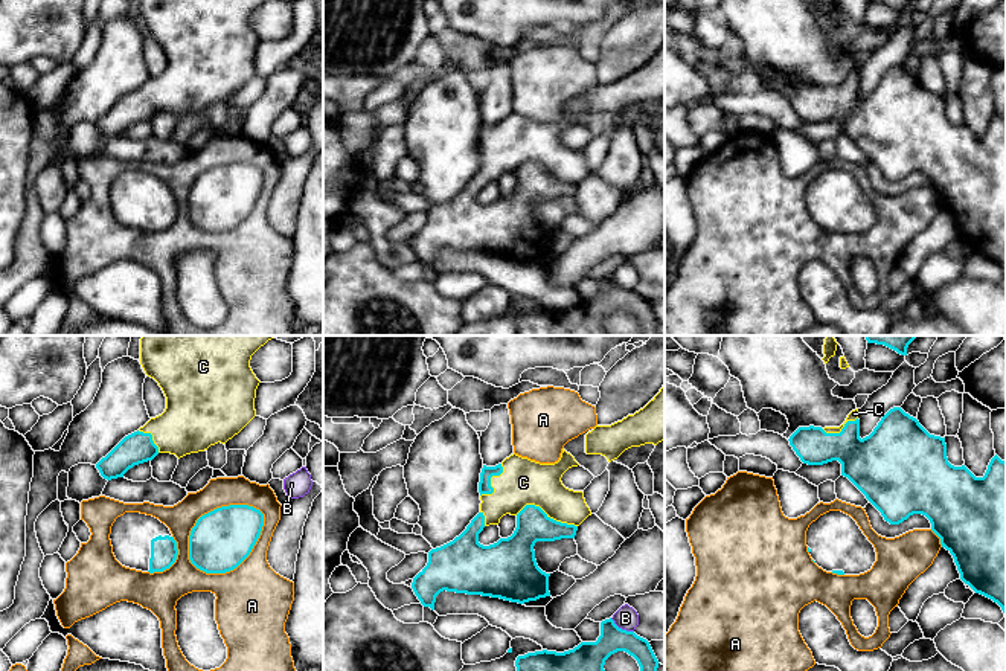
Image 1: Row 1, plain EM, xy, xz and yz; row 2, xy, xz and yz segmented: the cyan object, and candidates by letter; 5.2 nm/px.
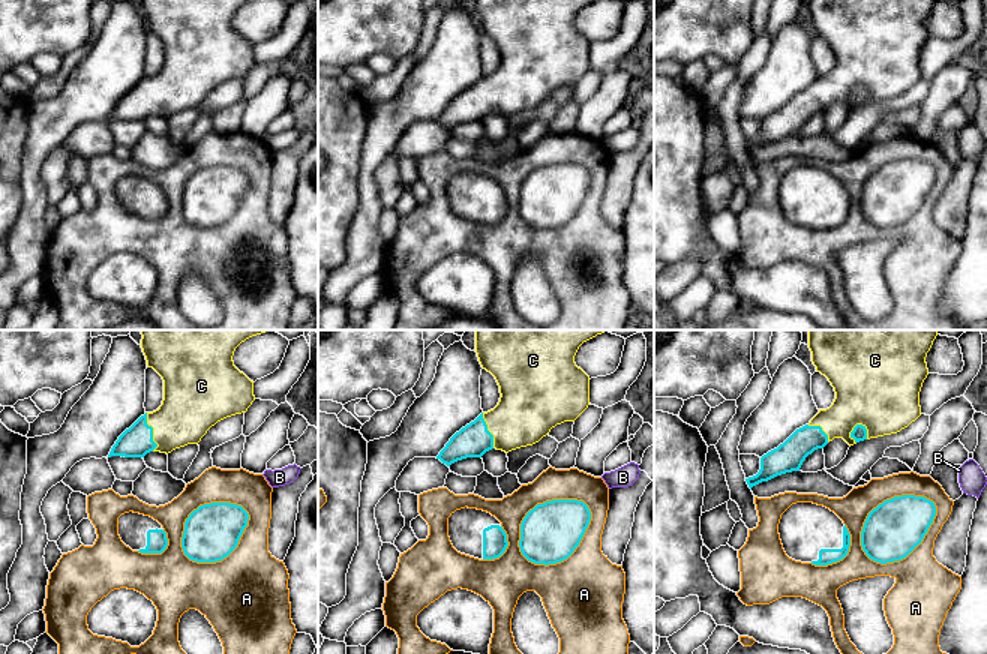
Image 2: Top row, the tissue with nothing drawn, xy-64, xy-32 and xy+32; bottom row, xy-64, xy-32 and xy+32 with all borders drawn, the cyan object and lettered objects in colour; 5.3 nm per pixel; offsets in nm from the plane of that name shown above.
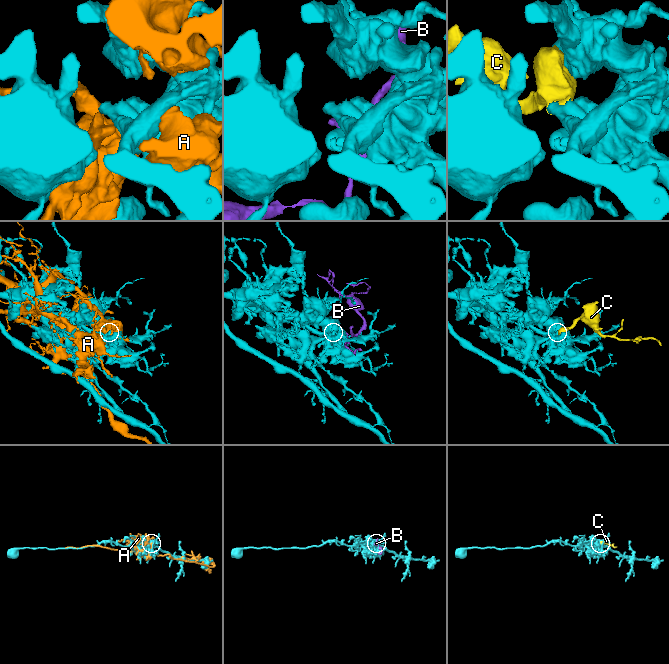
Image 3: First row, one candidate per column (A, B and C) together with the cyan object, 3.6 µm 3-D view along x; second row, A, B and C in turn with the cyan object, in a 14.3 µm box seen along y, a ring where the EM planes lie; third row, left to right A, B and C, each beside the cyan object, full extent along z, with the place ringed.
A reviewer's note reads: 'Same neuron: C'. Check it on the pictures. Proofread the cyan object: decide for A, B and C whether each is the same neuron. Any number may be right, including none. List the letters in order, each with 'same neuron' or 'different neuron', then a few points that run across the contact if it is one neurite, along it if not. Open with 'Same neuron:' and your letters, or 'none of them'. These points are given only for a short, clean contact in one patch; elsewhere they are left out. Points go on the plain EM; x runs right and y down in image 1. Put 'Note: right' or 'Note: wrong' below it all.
Same neuron: C
A: different neuron
B: different neuron
C: same neuron
Note: right

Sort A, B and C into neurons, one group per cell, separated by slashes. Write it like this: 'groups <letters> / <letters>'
groups A / B / C

